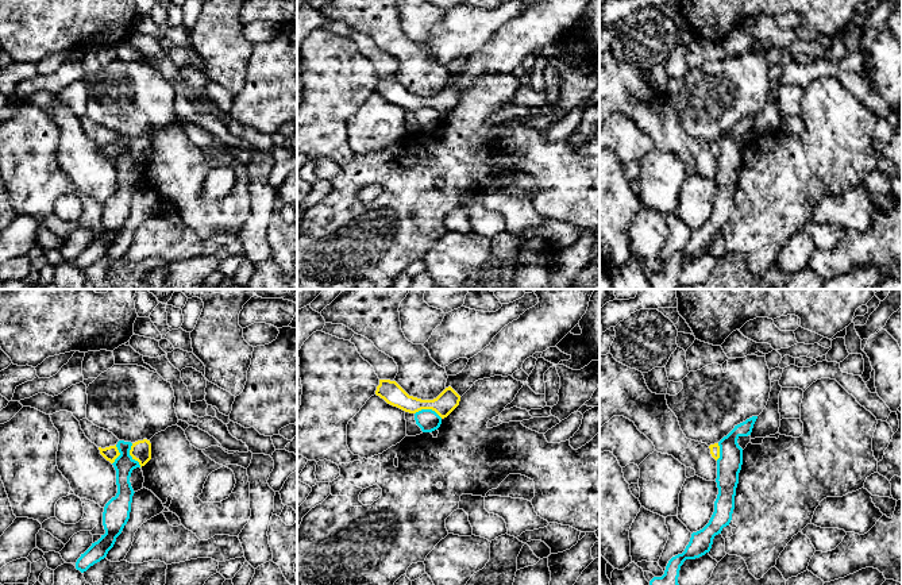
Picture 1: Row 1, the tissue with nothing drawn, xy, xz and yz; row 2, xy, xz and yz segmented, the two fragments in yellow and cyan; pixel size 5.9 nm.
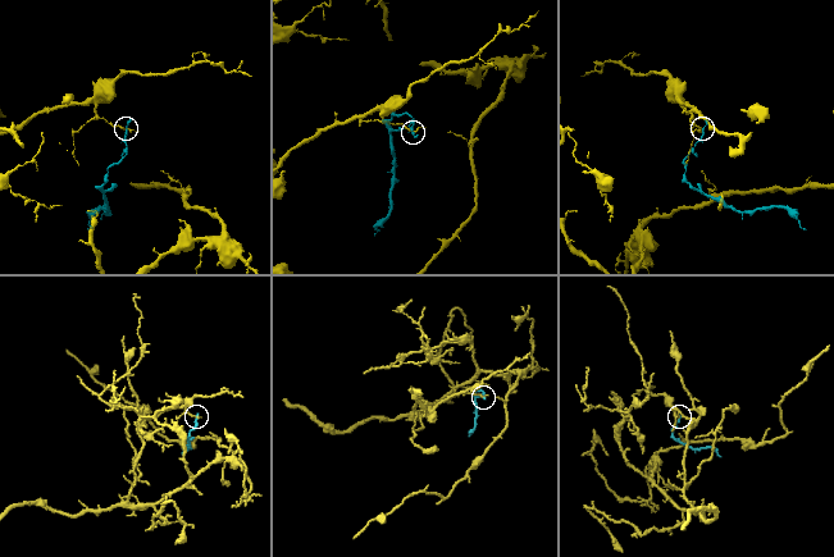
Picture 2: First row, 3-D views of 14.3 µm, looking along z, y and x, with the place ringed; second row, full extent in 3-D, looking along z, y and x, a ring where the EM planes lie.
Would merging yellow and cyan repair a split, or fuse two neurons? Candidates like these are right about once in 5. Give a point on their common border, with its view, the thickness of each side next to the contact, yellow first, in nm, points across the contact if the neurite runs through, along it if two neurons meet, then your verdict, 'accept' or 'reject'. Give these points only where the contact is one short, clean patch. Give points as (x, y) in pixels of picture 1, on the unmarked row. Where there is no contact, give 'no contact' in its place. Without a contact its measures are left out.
contact xz (428, 106); calibres 120 and 140 nm; border xz (415, 110), (434, 107), (442, 115); reject

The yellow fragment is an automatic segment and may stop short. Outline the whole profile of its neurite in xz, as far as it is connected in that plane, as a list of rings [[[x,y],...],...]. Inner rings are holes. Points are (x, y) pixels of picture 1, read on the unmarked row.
[[[379,77],[375,92],[383,96],[388,101],[405,109],[416,111],[421,107],[432,107],[442,116],[447,115],[460,99],[460,93],[451,84],[446,85],[433,97],[421,97],[409,93],[396,78],[390,77]]]

